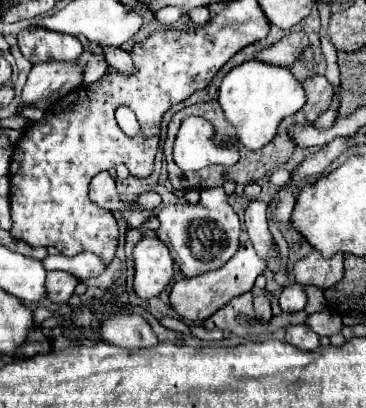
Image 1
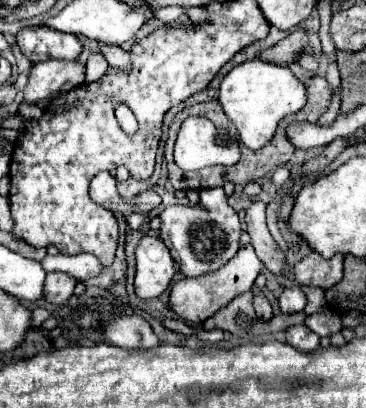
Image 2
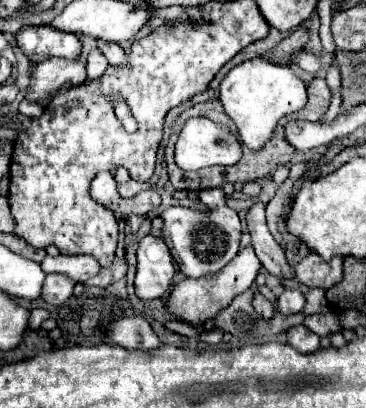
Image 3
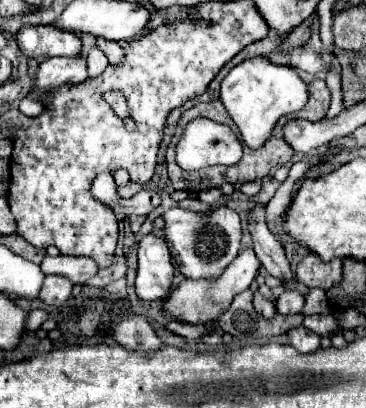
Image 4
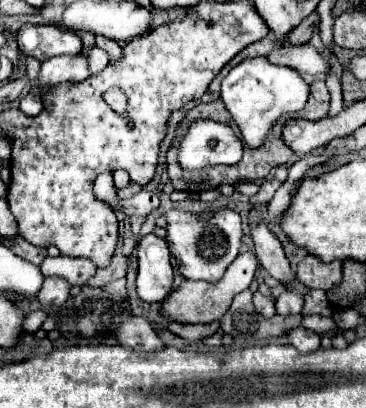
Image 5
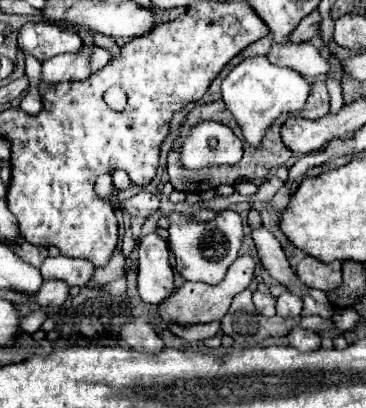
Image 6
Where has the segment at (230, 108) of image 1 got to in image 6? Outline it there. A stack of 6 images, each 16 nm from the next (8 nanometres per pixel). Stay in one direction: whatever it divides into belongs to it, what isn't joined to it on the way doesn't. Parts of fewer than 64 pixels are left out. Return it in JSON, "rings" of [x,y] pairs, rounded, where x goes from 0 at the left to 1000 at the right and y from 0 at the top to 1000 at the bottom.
{"rings":[[[727,137],[672,142],[650,162],[628,172],[628,181],[607,196],[607,245],[617,265],[634,275],[645,304],[661,314],[667,343],[683,358],[710,358],[732,314],[765,279],[798,279],[831,265],[836,240],[847,230],[847,206],[803,172],[749,162]]]}

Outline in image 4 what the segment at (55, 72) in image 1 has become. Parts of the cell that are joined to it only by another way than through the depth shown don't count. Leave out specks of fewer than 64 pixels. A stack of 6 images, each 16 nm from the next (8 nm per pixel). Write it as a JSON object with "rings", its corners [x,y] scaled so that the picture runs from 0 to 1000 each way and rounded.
{"rings":[[[142,140],[120,147],[104,172],[87,211],[77,221],[77,240],[120,250],[148,221],[175,206],[219,206],[240,191],[238,150],[224,142]]]}

